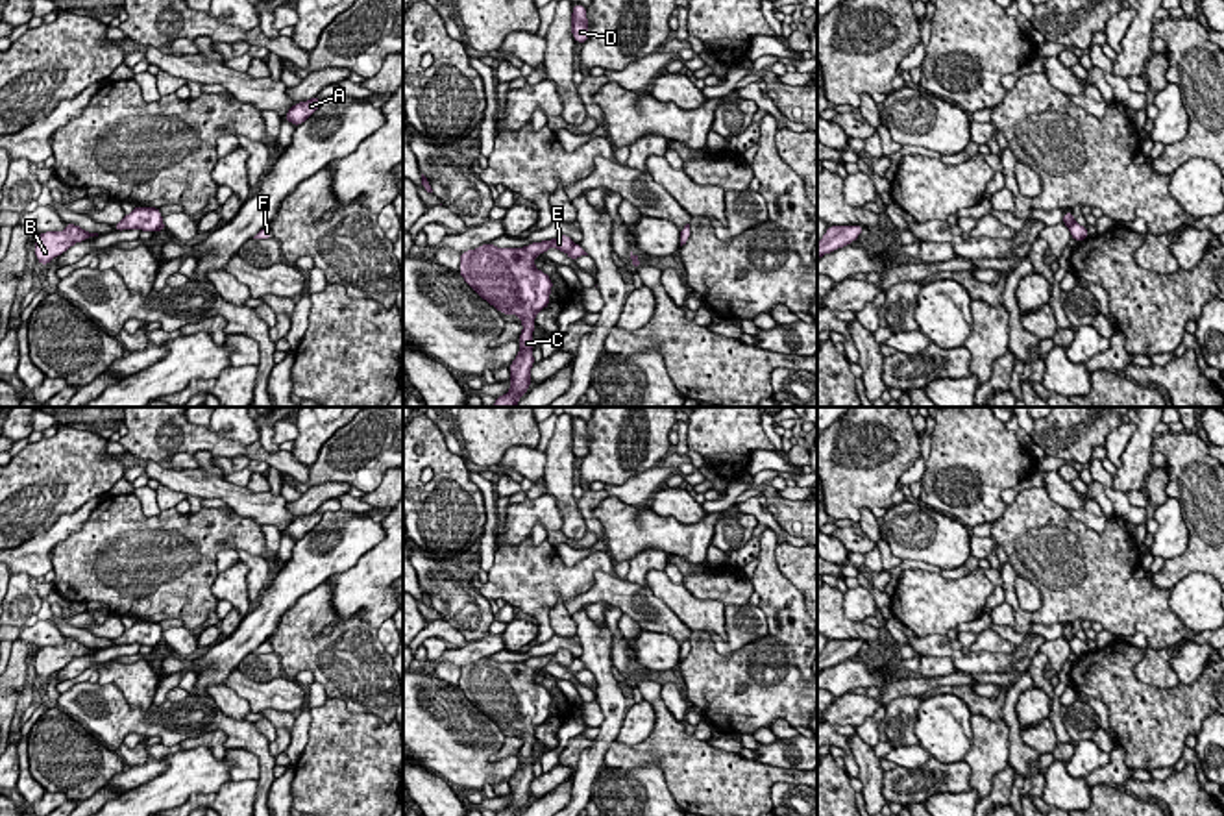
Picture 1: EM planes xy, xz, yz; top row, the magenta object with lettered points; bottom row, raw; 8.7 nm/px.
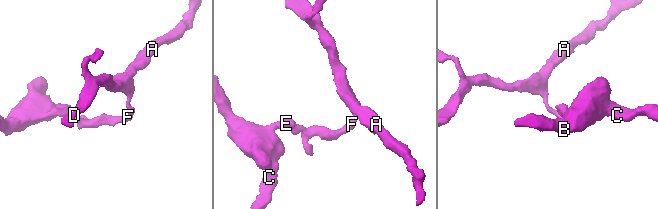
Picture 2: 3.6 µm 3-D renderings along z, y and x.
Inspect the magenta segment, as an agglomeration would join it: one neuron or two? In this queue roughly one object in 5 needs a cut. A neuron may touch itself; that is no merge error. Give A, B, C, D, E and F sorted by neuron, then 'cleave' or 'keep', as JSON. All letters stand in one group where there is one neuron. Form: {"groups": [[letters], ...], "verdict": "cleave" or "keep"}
{"groups": [["A", "D", "F"], ["B", "C", "E"]], "verdict": "cleave"}

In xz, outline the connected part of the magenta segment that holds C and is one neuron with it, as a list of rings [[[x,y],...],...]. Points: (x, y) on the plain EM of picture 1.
[[[558,649],[523,662],[497,662],[484,657],[477,664],[460,666],[459,686],[468,701],[499,727],[520,731],[523,740],[518,751],[520,768],[508,781],[510,805],[496,816],[520,816],[531,801],[534,731],[549,720],[553,703],[551,692],[534,681],[534,672],[549,662],[569,666],[573,655],[568,649]]]

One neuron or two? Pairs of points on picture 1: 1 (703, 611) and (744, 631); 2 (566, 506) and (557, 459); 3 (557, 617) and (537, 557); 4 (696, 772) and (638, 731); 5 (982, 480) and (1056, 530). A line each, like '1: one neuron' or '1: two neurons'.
1: one neuron
2: one neuron
3: two neurons
4: two neurons
5: two neurons

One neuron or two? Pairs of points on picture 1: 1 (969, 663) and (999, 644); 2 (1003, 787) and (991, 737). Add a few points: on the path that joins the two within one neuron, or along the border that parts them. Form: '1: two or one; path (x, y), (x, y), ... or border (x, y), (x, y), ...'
1: two; border (1015, 646), (1008, 654), (969, 650)
2: one; path (991, 774), (991, 750)

